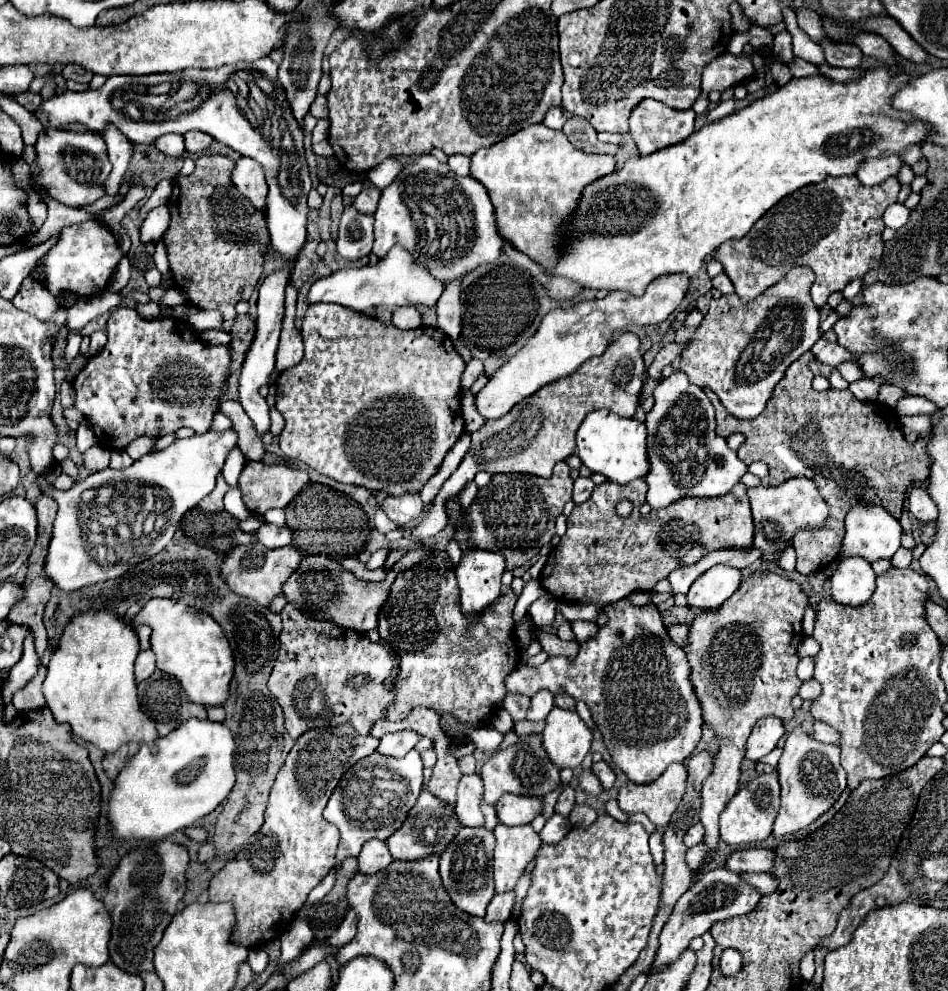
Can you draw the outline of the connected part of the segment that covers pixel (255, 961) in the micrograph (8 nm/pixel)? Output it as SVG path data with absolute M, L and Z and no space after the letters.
M252 949L248 953L248 965L252 967L252 971L258 975L268 967L268 955L262 949Z

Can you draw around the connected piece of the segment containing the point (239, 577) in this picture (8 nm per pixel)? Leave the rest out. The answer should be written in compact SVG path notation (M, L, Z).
M240 545L234 547L234 551L224 559L222 565L222 575L226 577L226 583L230 589L242 597L256 599L260 605L268 607L276 597L280 597L284 591L286 579L298 569L302 561L302 553L294 546L288 545L280 549L252 549L252 545Z

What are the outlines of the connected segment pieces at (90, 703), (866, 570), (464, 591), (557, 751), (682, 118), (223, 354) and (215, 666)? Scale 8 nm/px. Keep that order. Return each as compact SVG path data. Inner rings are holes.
M90 609L84 613L76 613L68 625L64 627L64 633L60 637L58 649L54 651L48 673L44 681L44 697L46 705L52 709L58 723L68 723L72 733L80 739L96 745L104 753L114 753L122 745L134 741L134 743L146 743L152 751L154 741L158 739L158 731L152 723L152 719L142 711L140 699L136 695L136 679L134 679L134 661L140 651L140 641L136 631L124 623L116 611L112 609Z
M846 557L838 561L832 577L832 599L842 605L858 607L870 599L876 589L876 573L864 557Z
M472 549L470 553L462 555L456 569L456 579L460 587L462 613L466 613L466 617L478 619L484 609L500 597L502 573L504 561L498 553Z
M554 707L546 717L544 747L558 767L580 767L582 759L590 751L592 731L580 719L578 711Z
M644 99L630 113L630 135L640 155L650 155L688 139L694 131L694 117L692 109L676 111L660 101Z
M122 305L122 307L116 307L116 309L110 311L110 319L108 319L108 343L106 343L106 347L100 353L96 353L94 357L88 359L86 367L76 375L76 379L72 383L74 393L76 393L74 407L78 411L82 411L84 417L92 423L94 433L98 435L98 441L102 445L120 451L120 449L124 449L130 441L134 441L140 435L146 435L146 437L162 437L162 435L174 433L180 427L190 427L196 433L206 433L210 429L210 425L212 425L214 413L220 407L220 397L224 395L224 389L228 387L228 377L230 377L230 347L222 347L222 345L220 347L202 345L202 341L196 335L192 335L186 327L182 327L178 321L172 321L172 319L142 319L134 309ZM162 369L168 369L168 375L164 375L164 379L162 379L162 375L158 375Z
M156 597L146 603L138 613L136 623L152 627L152 651L156 653L156 667L170 675L176 675L186 695L194 703L206 707L224 705L230 697L230 681L234 675L234 655L222 627L204 611L196 611L174 599Z

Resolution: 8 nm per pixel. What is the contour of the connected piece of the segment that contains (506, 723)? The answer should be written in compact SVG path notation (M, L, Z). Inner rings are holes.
M499 709L495 713L492 725L496 730L500 731L500 733L506 733L506 731L510 731L510 729L512 729L514 721L512 721L512 717L508 715L508 711L506 711L506 709Z

